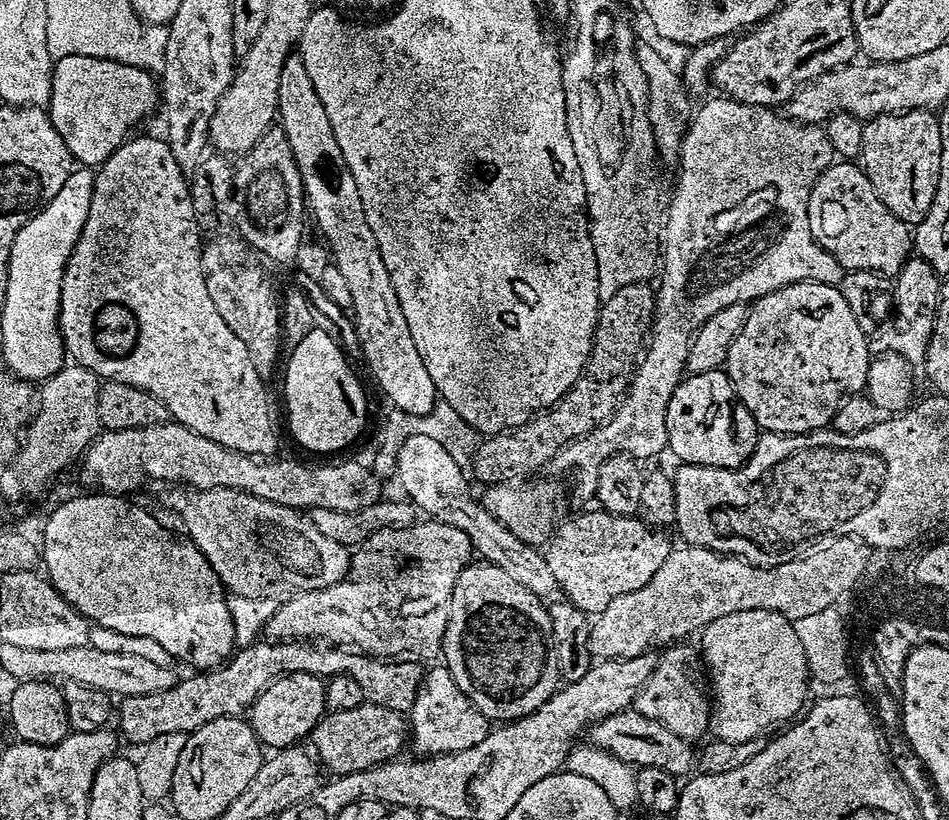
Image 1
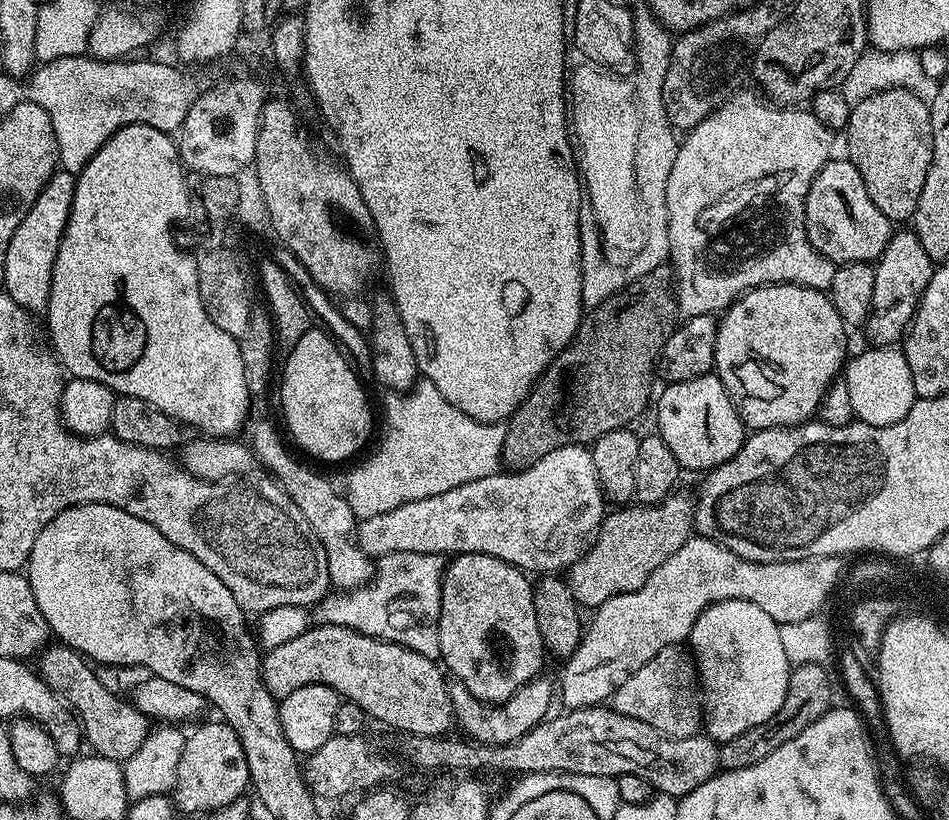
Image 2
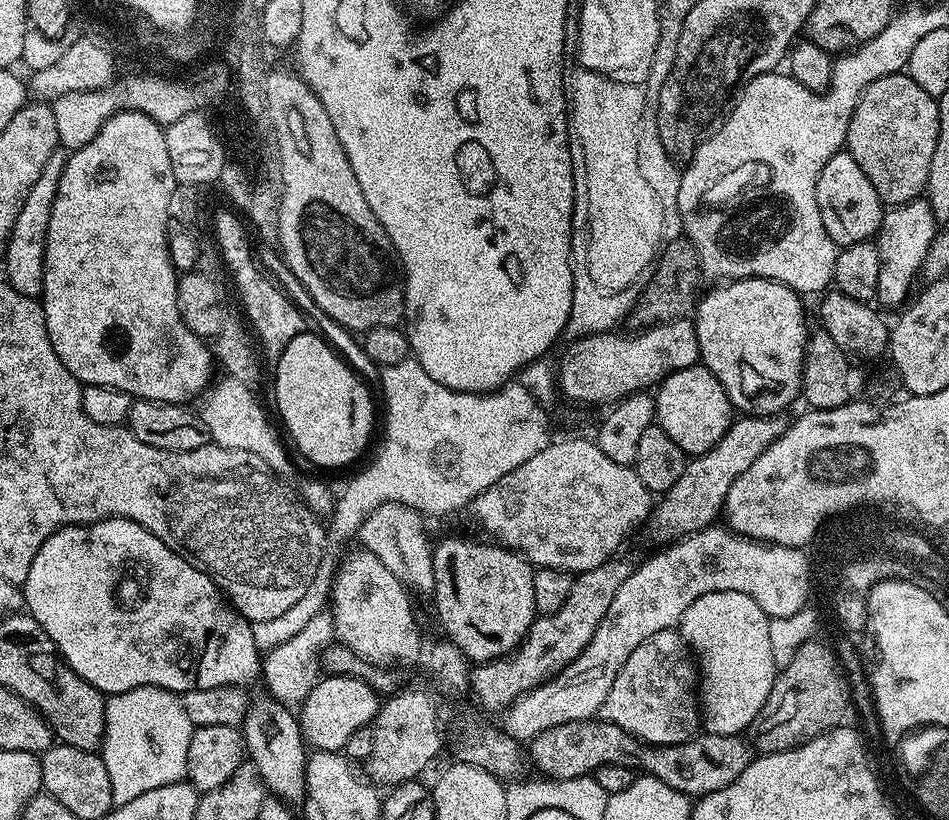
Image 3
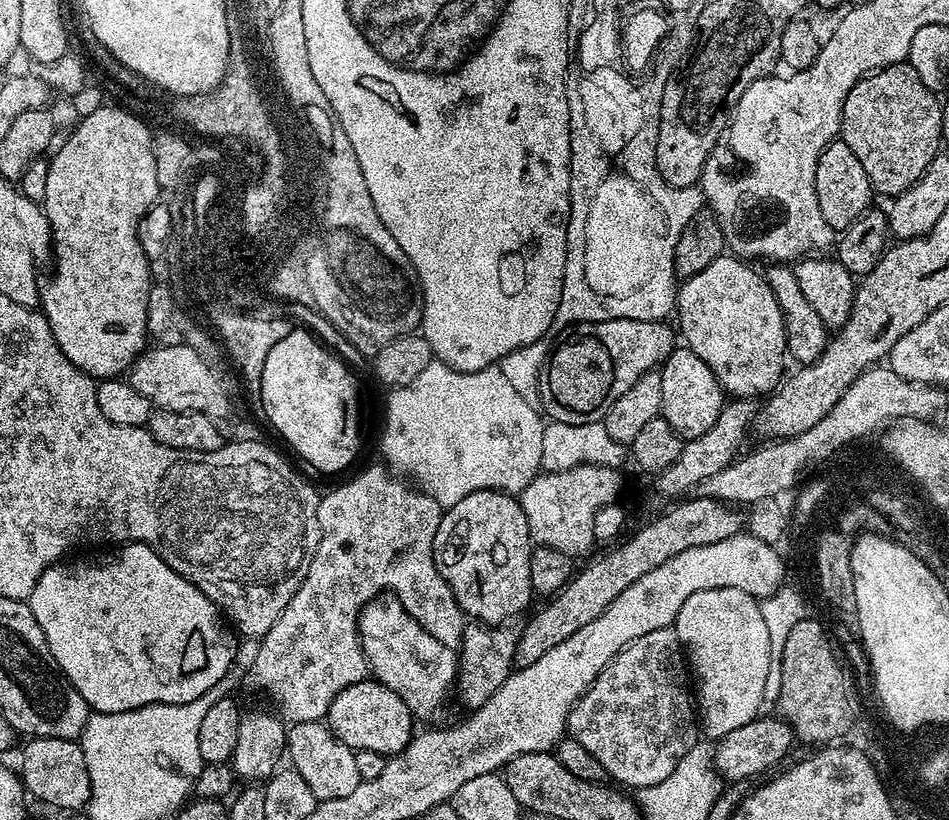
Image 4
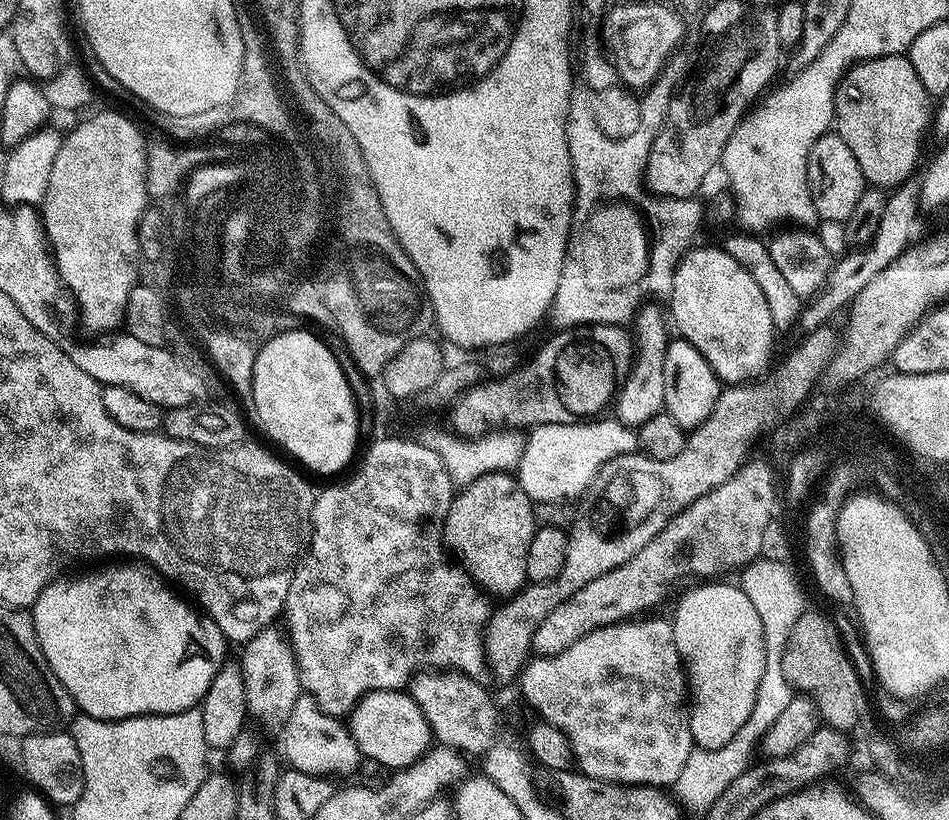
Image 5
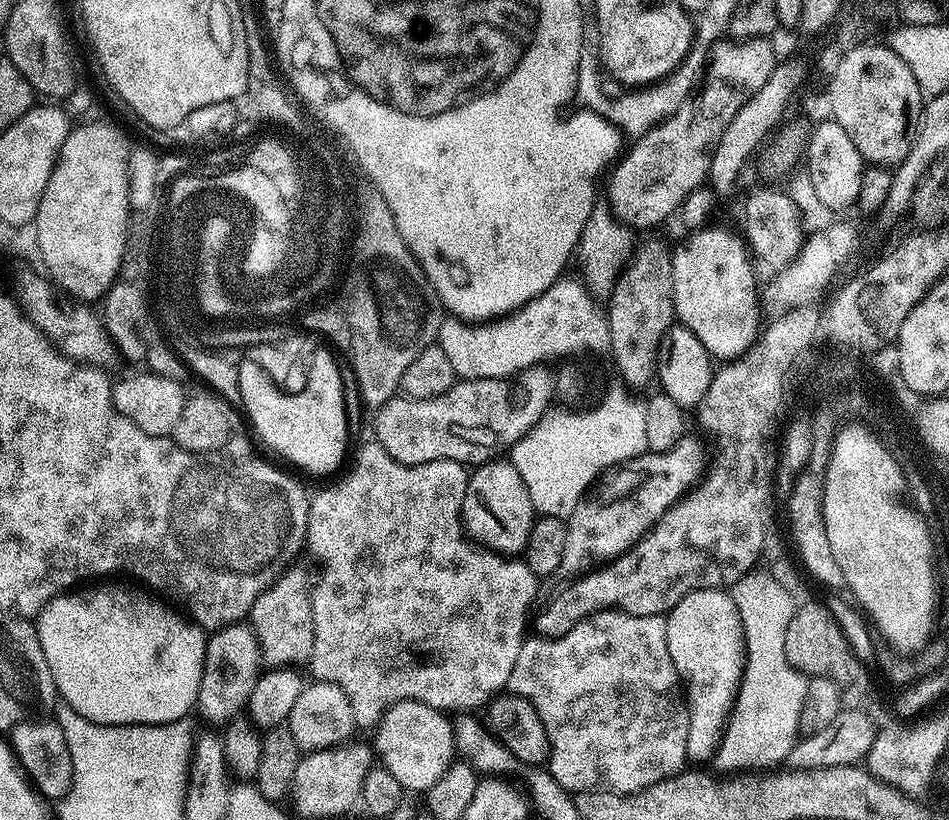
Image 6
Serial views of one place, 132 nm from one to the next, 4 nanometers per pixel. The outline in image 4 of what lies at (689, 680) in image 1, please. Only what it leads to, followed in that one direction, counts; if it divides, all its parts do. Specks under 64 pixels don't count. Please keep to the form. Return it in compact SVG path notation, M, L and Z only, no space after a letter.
M675 627L663 628L662 630L650 630L650 634L642 634L642 638L638 638L634 642L626 645L604 667L600 677L588 687L586 695L572 707L568 715L566 732L571 739L582 742L582 746L586 746L586 750L590 750L590 754L594 754L594 758L598 758L598 762L602 762L605 773L609 777L613 776L617 780L613 780L617 785L627 786L632 790L639 790L662 782L662 778L670 778L670 774L674 774L674 766L678 766L681 758L692 749L692 745L697 743L698 740L698 712L694 707L694 692L690 687L690 669L686 663L684 650L680 647L680 639L678 638Z

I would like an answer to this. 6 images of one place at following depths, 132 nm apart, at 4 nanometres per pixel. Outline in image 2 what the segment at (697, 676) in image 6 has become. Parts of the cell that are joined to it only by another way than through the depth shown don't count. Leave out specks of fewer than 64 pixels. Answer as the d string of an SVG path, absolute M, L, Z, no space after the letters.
M723 600L711 604L694 622L690 651L696 661L698 688L702 693L702 728L713 740L732 740L743 732L767 724L783 709L790 665L786 650L782 650L780 625L762 610L762 606L754 606L754 602L745 600Z

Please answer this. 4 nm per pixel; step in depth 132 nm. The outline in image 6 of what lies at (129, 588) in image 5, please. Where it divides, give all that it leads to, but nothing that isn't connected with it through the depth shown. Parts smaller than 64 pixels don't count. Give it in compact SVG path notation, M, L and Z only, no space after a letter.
M88 586L83 590L72 590L67 594L55 596L41 610L38 619L35 621L36 633L42 646L42 654L46 654L46 666L50 666L50 674L56 683L59 699L74 710L78 710L78 714L82 714L82 718L86 718L95 724L169 724L175 720L185 719L189 715L188 711L191 708L195 709L198 704L198 690L202 682L204 655L208 645L205 629L188 618L176 620L175 614L172 613L174 608L171 603L165 602L139 587L136 588L92 589L92 586Z

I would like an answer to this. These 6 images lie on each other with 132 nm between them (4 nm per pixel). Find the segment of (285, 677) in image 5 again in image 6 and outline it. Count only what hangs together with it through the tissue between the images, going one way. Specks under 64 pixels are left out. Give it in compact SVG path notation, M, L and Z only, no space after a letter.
M297 566L289 567L280 573L278 579L271 584L254 602L250 613L250 623L260 642L260 651L264 655L264 664L268 666L300 666L304 660L311 661L314 650L314 610L312 609L312 592L314 580Z

